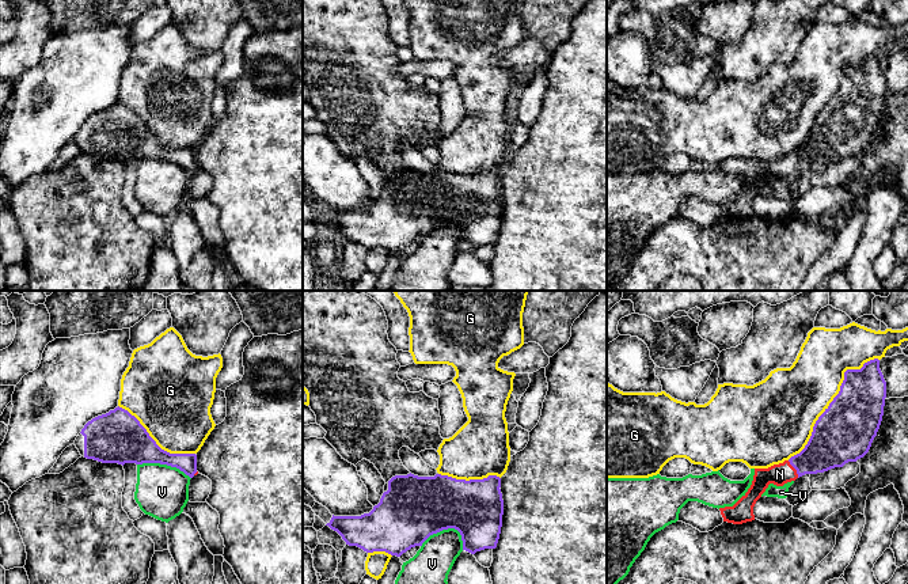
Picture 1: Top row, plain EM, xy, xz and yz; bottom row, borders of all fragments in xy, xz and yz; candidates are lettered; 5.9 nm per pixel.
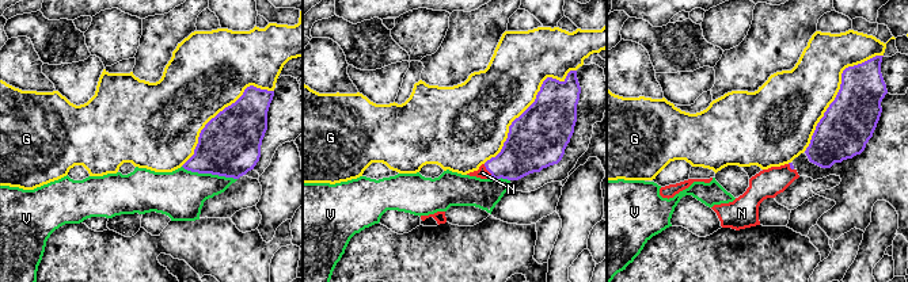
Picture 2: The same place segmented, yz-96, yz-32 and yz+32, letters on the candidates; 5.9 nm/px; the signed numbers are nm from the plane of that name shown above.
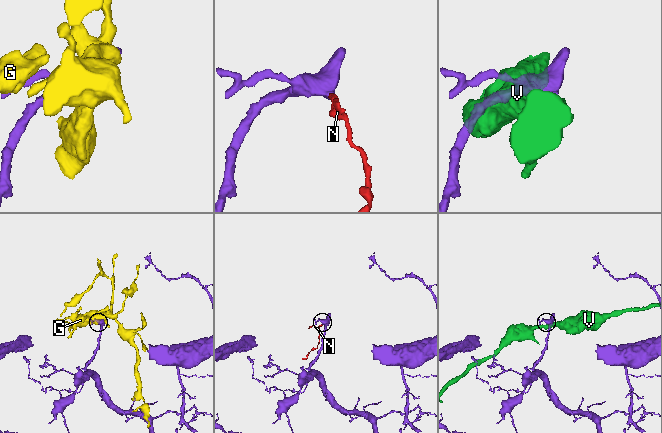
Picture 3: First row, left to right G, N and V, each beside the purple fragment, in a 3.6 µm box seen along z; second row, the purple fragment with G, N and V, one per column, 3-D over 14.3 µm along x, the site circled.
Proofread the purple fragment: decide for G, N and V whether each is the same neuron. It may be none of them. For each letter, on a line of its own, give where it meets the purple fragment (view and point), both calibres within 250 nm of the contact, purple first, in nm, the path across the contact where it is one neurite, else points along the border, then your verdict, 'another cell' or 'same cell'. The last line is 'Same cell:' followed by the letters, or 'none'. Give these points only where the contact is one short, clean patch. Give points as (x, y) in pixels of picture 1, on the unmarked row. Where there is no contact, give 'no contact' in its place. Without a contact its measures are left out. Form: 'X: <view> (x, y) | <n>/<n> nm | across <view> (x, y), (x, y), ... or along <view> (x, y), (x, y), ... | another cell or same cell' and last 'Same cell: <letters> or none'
G: yz (831, 98) | 340/400 nm | another cell
N: yz (794, 163) | 260/130 nm | across yz (829, 141), (817, 152), (794, 163), (779, 170) | same cell
V: xz (443, 224) | 380/240 nm | another cell
Same cell: N

